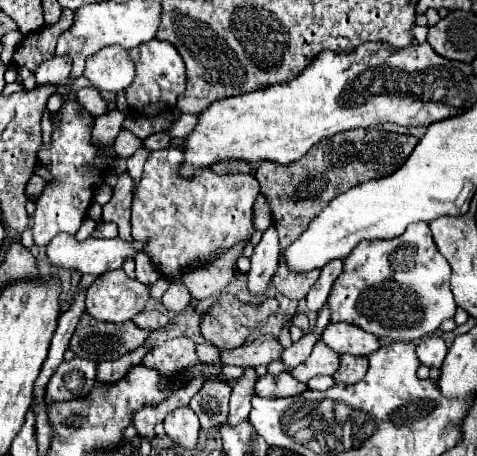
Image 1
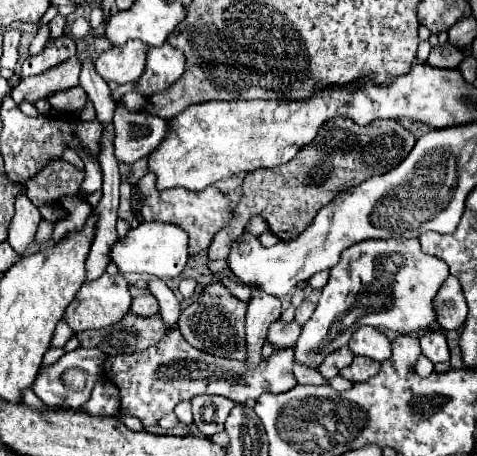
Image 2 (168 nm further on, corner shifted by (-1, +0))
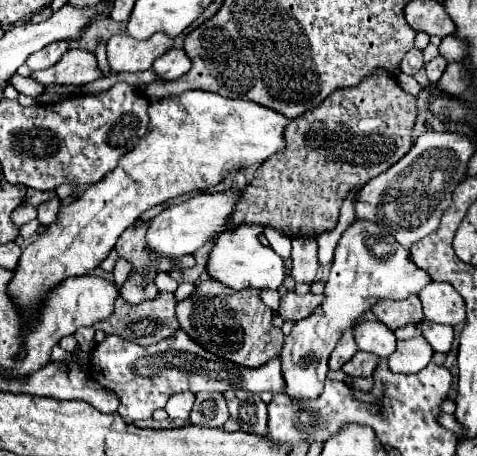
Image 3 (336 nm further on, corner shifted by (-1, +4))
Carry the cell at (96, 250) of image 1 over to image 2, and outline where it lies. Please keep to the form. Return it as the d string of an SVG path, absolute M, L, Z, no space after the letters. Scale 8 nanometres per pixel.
M139 223L135 229L131 229L123 239L119 237L109 251L111 263L117 265L119 273L147 273L159 279L175 279L181 277L185 263L189 259L187 253L187 233L171 223Z

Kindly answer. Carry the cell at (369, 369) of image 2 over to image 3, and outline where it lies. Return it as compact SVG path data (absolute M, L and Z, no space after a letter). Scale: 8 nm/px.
M357 351L349 363L343 365L343 371L351 377L371 377L373 371L377 369L379 359L373 353L365 353L365 351Z

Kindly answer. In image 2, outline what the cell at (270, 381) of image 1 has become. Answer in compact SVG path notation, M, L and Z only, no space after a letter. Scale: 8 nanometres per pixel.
M177 327L169 329L161 339L161 345L145 349L141 353L117 355L105 361L105 377L119 387L121 413L141 419L145 427L157 425L157 421L171 413L177 403L189 401L195 395L223 395L235 403L257 399L261 393L285 393L297 385L291 369L293 349L275 351L269 361L263 361L255 369L245 369L241 361L215 357L191 347Z

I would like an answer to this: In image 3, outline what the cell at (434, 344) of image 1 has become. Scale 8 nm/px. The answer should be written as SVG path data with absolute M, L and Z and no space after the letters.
M421 321L419 327L423 329L423 337L429 341L433 351L447 353L453 343L453 327L451 325L437 325L431 321Z

